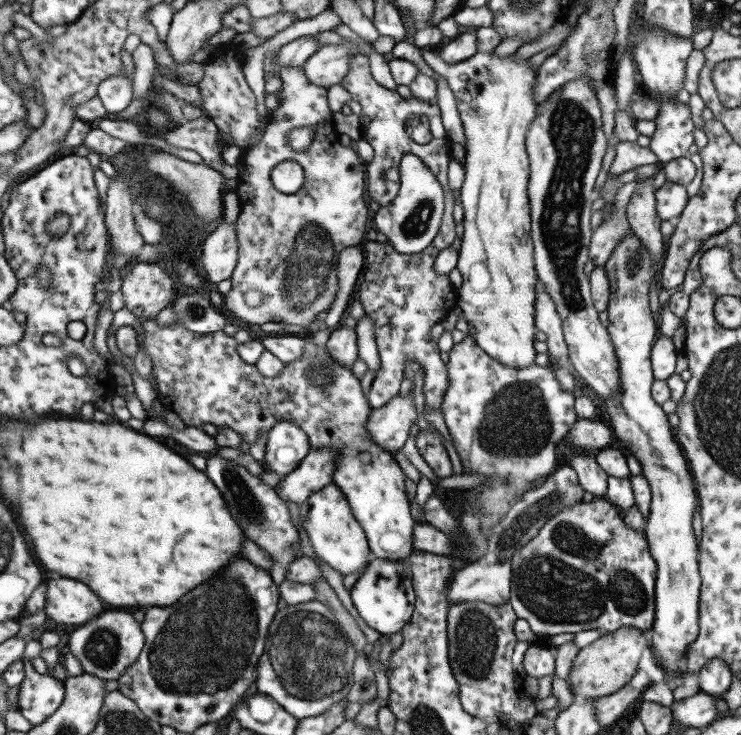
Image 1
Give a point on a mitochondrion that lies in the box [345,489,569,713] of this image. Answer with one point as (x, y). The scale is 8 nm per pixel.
(475, 644)

